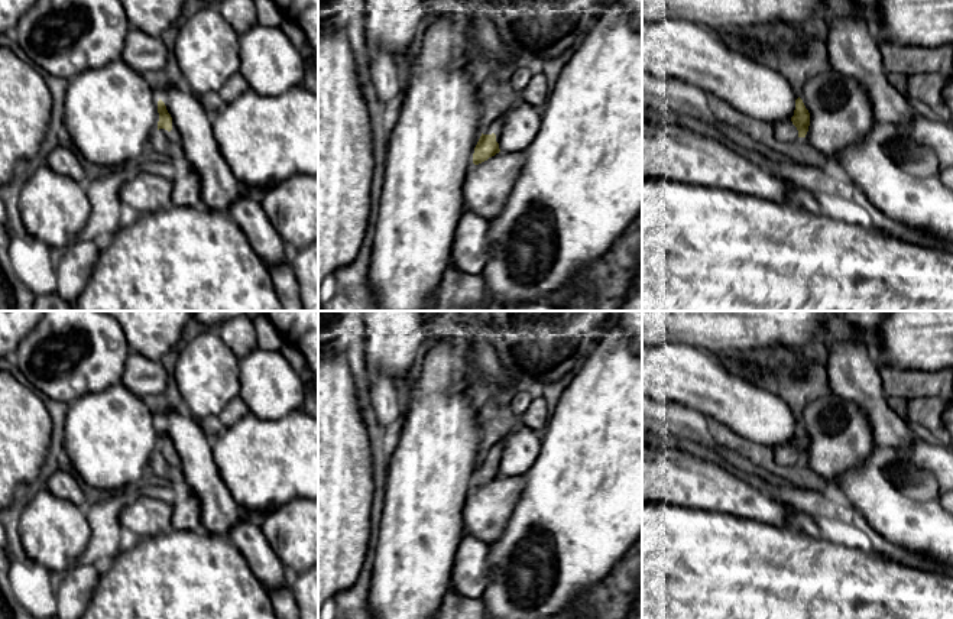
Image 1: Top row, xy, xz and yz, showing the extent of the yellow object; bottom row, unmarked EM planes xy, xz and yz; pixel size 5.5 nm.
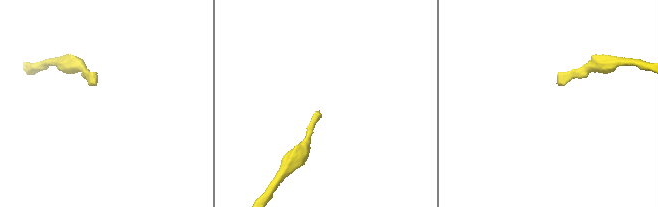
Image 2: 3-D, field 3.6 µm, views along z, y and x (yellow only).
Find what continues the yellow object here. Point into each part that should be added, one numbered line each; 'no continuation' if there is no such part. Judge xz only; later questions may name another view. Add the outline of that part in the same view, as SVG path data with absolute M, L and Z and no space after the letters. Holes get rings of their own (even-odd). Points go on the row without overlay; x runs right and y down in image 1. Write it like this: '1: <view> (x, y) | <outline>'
1: xz (496, 451) | M496 443L492 448L489 448L484 454L483 458L496 458L496 466L500 466L500 460L502 460L502 454L503 454L503 443Z

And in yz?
1: yz (785, 454) | M791 443L775 447L774 453L775 453L775 461L779 466L791 467L798 463L798 454L792 448Z

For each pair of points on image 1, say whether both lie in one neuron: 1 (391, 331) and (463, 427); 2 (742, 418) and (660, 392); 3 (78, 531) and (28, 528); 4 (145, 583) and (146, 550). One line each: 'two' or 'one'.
1: two
2: one
3: one
4: one

